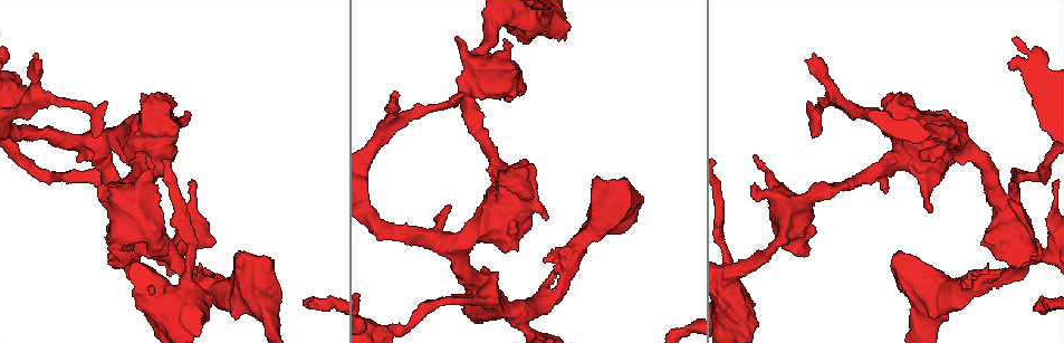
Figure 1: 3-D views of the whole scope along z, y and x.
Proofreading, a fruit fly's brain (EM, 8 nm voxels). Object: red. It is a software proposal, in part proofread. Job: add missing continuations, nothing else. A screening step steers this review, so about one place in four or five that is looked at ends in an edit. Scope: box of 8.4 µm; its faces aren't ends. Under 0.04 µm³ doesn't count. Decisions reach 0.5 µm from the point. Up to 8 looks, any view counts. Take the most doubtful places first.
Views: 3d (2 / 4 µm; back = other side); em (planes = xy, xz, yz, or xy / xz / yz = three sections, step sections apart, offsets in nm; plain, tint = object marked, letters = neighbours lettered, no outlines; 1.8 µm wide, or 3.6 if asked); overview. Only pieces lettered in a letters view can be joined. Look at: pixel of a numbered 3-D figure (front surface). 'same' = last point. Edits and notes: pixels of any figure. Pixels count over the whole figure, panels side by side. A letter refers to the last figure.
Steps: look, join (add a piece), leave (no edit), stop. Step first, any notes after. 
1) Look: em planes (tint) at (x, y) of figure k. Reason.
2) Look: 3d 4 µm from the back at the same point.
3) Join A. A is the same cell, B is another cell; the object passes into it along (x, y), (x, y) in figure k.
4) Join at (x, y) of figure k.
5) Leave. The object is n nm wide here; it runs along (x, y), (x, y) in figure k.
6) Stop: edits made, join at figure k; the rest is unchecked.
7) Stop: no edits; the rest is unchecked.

Look: em yz step 4 (tint) at (394, 100) of figure 1. Branch stops here.

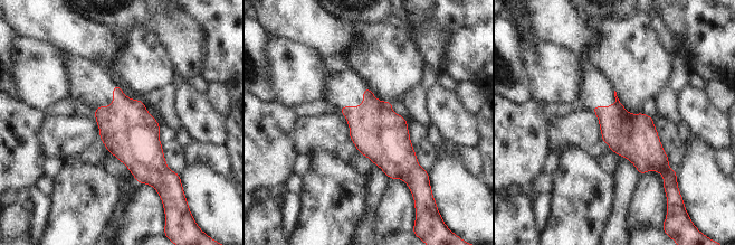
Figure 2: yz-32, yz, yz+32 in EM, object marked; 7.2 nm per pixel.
Look: em planes (letters) at the same point.

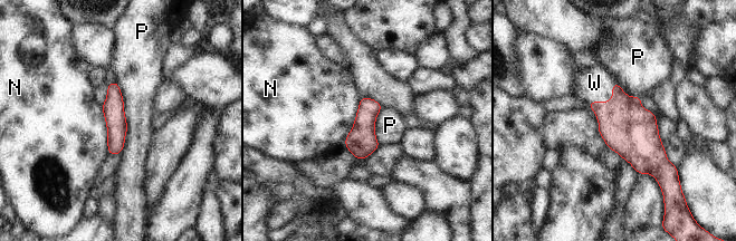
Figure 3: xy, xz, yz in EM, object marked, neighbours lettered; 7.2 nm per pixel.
Join W. The longest contact is with P, 550 nm; W is the same cell, N and P are other cells; the object passes into it along (628, 128), (608, 102), (594, 83) in figure 3; it goes on there.

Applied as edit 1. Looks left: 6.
Look: em planes (letters) at (756, 154) of figure 1. Branch stops here.

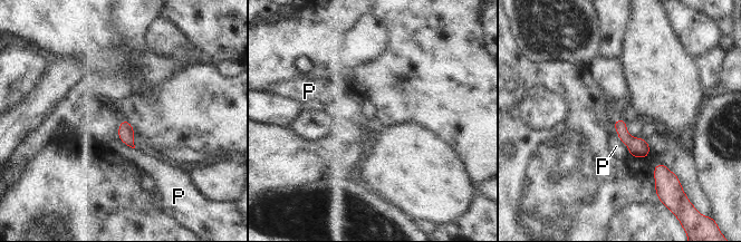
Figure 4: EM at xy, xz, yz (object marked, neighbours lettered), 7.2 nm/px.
Leave. P is another cell; no lettered piece goes on from it.

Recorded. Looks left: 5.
Look: 3d 4 µm at (923, 158) of figure 1. Free end.

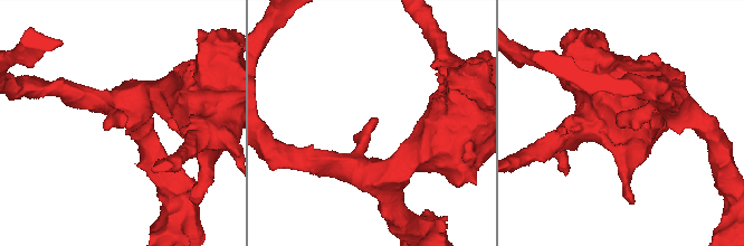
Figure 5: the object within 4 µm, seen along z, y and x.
Look: em planes (letters) at (123, 121) of figure 5. Shape alone is not enough.

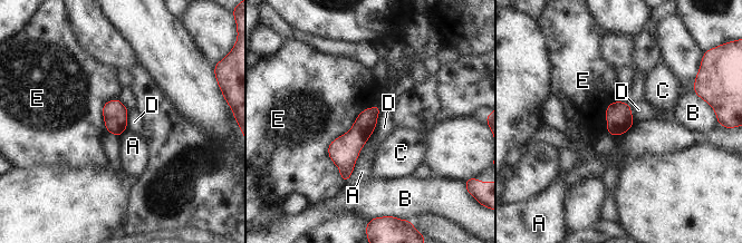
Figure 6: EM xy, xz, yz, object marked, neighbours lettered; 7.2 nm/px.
Leave. The object is 160 nm wide here; A, B, C, D and E are other cells; no lettered piece goes on from it.

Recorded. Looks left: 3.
Stop: edits made, join at figure 3; the rest is unchecked.

